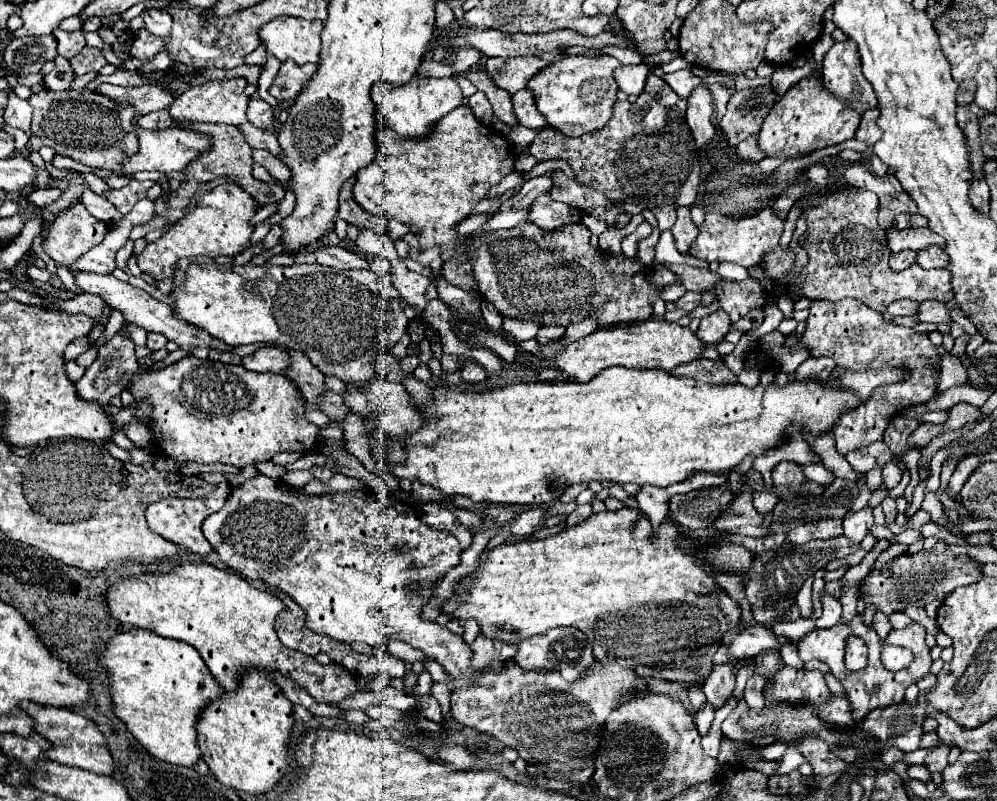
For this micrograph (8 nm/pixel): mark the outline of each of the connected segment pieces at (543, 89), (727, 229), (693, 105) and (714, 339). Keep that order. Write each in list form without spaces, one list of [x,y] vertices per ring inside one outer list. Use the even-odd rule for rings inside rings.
[[[581,54],[579,56],[565,56],[559,62],[543,68],[541,74],[537,74],[527,88],[533,92],[537,108],[547,118],[547,124],[551,128],[555,128],[567,136],[583,136],[583,134],[601,130],[609,122],[609,118],[613,116],[613,102],[617,102],[617,90],[619,90],[615,78],[613,78],[613,72],[617,66],[619,66],[619,60],[609,54],[603,54],[599,58],[581,56]]]
[[[765,208],[755,216],[737,220],[719,214],[705,214],[705,222],[699,226],[699,236],[689,248],[689,256],[705,262],[733,262],[743,268],[755,266],[777,248],[783,234],[783,224],[785,222],[771,208]]]
[[[699,86],[697,90],[693,90],[693,94],[687,100],[687,114],[685,120],[691,128],[691,134],[695,138],[697,148],[707,146],[713,136],[715,136],[715,126],[711,122],[713,116],[713,100],[709,96],[709,90]]]
[[[717,310],[705,318],[701,318],[697,336],[707,342],[707,344],[719,344],[725,340],[725,334],[731,328],[731,320],[729,314],[725,310]]]

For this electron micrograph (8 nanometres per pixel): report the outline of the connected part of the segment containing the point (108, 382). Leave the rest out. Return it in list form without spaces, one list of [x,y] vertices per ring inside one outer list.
[[[123,326],[107,344],[99,346],[97,360],[85,370],[85,376],[79,382],[75,382],[75,386],[77,386],[77,392],[81,394],[81,398],[89,398],[89,400],[97,400],[101,404],[109,404],[109,400],[113,396],[121,394],[121,390],[131,380],[135,370],[137,370],[135,344],[133,344],[133,340],[127,332],[127,326]]]

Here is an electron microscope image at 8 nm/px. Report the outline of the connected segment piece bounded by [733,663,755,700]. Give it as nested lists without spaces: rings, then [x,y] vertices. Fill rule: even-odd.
[[[742,664],[736,674],[736,684],[733,695],[740,700],[743,698],[747,680],[753,675],[754,664]]]

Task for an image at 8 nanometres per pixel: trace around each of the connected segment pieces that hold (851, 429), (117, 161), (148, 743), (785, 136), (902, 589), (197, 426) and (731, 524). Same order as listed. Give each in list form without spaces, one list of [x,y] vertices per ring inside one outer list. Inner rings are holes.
[[[843,298],[836,302],[813,300],[801,348],[807,348],[813,356],[831,356],[837,362],[837,370],[833,372],[833,376],[843,374],[843,364],[847,364],[845,370],[849,368],[853,371],[888,365],[892,368],[909,368],[911,372],[909,382],[881,386],[873,392],[873,398],[869,398],[867,404],[841,416],[835,428],[835,440],[837,440],[837,452],[843,456],[847,452],[865,448],[881,440],[891,418],[909,406],[925,404],[935,394],[935,372],[931,364],[939,368],[939,356],[929,336],[915,332],[911,328],[885,322],[881,313],[861,304],[855,298]]]
[[[89,88],[77,90],[49,90],[29,98],[33,106],[31,132],[43,140],[43,146],[55,150],[57,156],[67,156],[77,160],[93,170],[109,170],[115,176],[123,176],[121,166],[133,154],[137,154],[137,130],[135,130],[135,112],[133,104],[113,100],[105,94],[93,92]]]
[[[133,628],[129,632],[121,632],[109,640],[103,664],[111,678],[111,696],[113,696],[113,710],[115,714],[127,724],[129,732],[159,760],[193,768],[201,760],[201,748],[197,744],[197,722],[209,702],[215,702],[225,692],[221,684],[213,678],[209,668],[205,666],[201,654],[189,646],[187,642],[171,640],[157,636],[143,628]]]
[[[807,76],[799,84],[789,88],[787,94],[777,100],[777,104],[773,104],[761,124],[757,144],[765,156],[797,158],[817,148],[827,148],[853,138],[859,126],[859,118],[861,116],[855,110],[849,110],[845,102],[829,96],[817,76]]]
[[[919,552],[919,554],[903,554],[889,568],[883,572],[873,572],[861,582],[861,596],[867,604],[873,604],[877,610],[883,610],[885,614],[901,612],[905,602],[919,602],[921,606],[927,606],[933,600],[943,602],[957,586],[973,584],[981,576],[979,564],[965,562],[957,564],[955,556],[951,554],[931,554],[931,552]]]
[[[189,356],[163,370],[147,370],[143,376],[135,378],[131,390],[135,400],[149,396],[149,402],[153,404],[149,426],[159,442],[157,448],[161,454],[165,452],[179,462],[223,462],[245,468],[255,466],[257,462],[267,462],[277,452],[307,454],[319,448],[321,428],[305,418],[305,400],[301,390],[297,390],[297,382],[291,382],[285,376],[261,374],[245,370],[245,366]]]
[[[741,492],[739,496],[735,496],[729,504],[727,510],[723,510],[711,526],[715,526],[717,530],[723,532],[731,532],[731,534],[743,534],[743,536],[765,536],[769,532],[769,524],[771,524],[771,516],[761,518],[757,514],[757,510],[753,508],[751,502],[751,494],[749,492]]]

